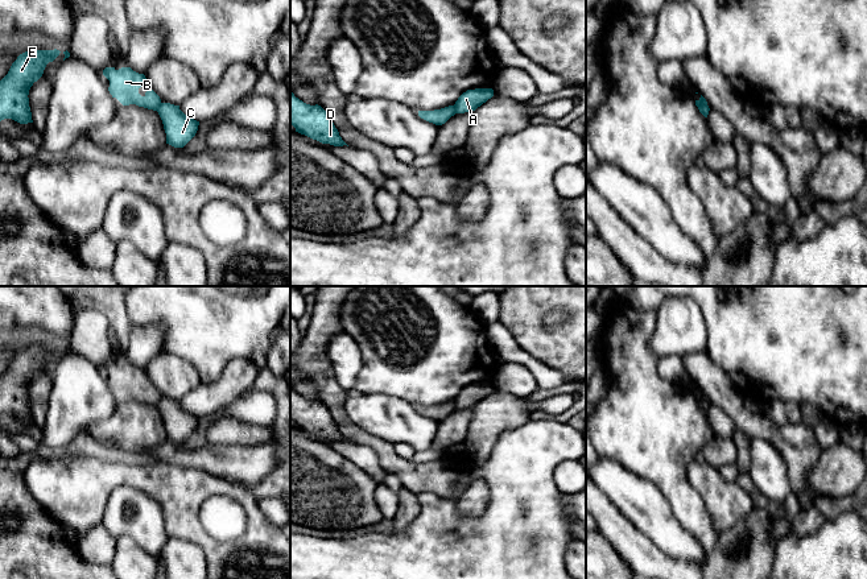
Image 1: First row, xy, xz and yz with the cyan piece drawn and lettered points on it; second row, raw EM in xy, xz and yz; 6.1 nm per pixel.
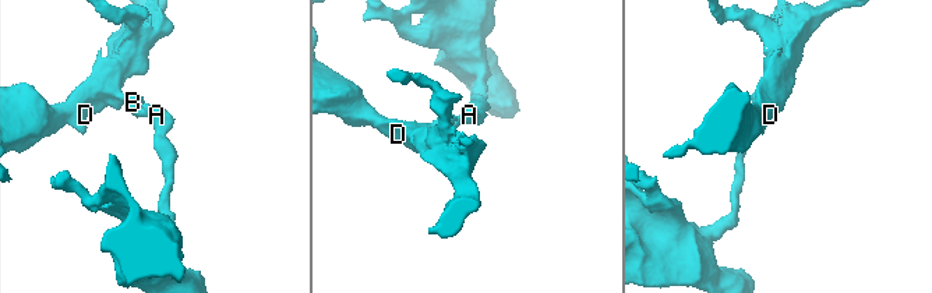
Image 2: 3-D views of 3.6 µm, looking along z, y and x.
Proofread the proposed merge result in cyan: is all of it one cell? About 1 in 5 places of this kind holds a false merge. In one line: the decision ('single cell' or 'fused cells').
fused cells

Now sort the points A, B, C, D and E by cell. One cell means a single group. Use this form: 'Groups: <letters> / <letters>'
Groups: A C / B D E

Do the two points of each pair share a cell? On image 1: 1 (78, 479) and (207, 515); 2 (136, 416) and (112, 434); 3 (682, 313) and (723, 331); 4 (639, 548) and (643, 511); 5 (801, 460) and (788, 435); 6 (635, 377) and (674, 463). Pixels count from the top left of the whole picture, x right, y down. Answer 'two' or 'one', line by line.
1: two
2: one
3: two
4: two
5: one
6: one

